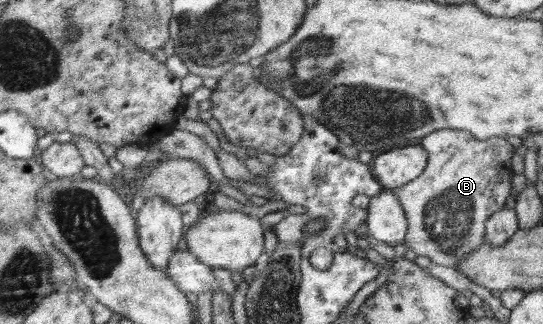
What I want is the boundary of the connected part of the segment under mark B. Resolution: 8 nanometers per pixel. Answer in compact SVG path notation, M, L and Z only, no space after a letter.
M457 129L430 131L418 144L427 154L422 172L409 183L389 189L406 217L403 244L415 255L456 269L464 255L486 242L486 217L504 208L505 199L511 195L511 156L515 148L500 137L478 140Z

